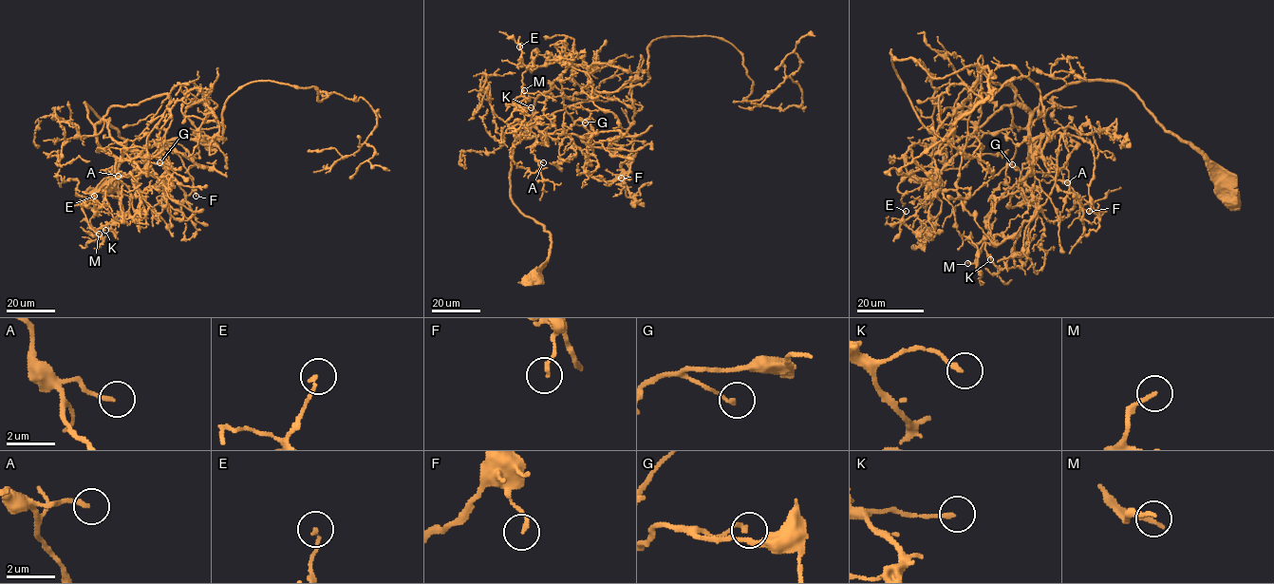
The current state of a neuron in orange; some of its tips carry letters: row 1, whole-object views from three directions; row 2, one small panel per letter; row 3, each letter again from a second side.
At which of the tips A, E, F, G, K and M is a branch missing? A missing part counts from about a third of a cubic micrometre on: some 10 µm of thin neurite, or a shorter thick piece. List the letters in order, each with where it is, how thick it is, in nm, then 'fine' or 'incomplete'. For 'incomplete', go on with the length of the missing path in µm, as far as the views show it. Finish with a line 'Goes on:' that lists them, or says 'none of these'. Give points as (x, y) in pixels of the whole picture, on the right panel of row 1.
A: at (1067, 182); 160 nm thick; fine
E: at (906, 211); 160 nm thick; fine
F: at (1089, 211); 140 nm thick; fine
G: at (1012, 164); 150 nm thick; fine
K: at (990, 259); 180 nm thick; fine
M: at (967, 263); 160 nm thick; incomplete; about 20 µm are missing
Goes on: M

